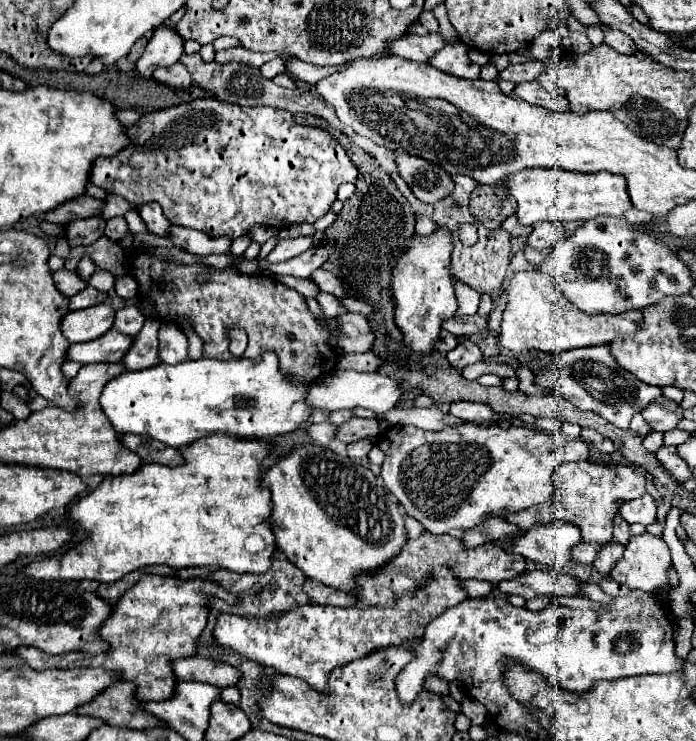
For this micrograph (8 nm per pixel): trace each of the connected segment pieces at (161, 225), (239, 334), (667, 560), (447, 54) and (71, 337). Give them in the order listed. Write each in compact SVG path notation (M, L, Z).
M158 203L142 205L142 207L138 209L138 213L140 213L140 217L144 219L144 223L146 223L146 227L148 227L148 231L150 231L150 233L160 235L160 237L168 235L170 221L164 217L164 213L162 213L162 209L160 209L160 205L158 205Z
M228 329L228 339L230 339L230 351L240 357L246 349L246 341L248 341L248 335L244 333L244 329Z
M650 533L632 535L624 557L612 569L610 579L644 593L664 593L670 589L666 575L670 567L672 557L664 539Z
M462 43L442 47L430 59L430 65L448 75L460 77L460 79L478 79L480 77L480 65L470 61L470 57L466 55L466 45L462 45Z
M110 303L94 305L82 311L70 311L62 321L62 333L70 343L94 341L106 331L110 331L116 309Z

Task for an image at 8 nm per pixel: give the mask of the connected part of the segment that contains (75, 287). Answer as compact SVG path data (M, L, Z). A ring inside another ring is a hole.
M68 269L56 271L54 283L56 283L58 291L62 291L66 297L72 297L72 295L76 295L88 287L88 283L82 277L78 277L76 271L68 271Z

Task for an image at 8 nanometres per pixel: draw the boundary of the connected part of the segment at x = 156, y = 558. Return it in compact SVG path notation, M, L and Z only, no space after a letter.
M210 435L206 439L200 439L192 445L186 447L184 457L186 463L178 465L178 467L166 467L166 465L142 465L136 473L132 475L118 475L118 477L104 477L104 481L90 491L88 495L84 495L82 499L78 499L76 505L70 507L70 519L74 521L74 525L82 527L88 531L88 539L84 539L82 543L78 543L76 547L72 547L68 553L64 553L62 557L50 557L50 559L42 559L38 563L32 563L26 567L26 575L34 577L34 579L74 579L74 581L82 581L82 579L98 579L102 583L112 583L122 579L126 573L132 573L136 569L144 569L144 565L168 565L172 569L184 569L184 567L204 567L204 565L218 565L222 569L230 569L236 573L266 573L272 565L272 555L276 551L276 541L274 541L274 533L272 533L272 525L270 525L270 511L272 511L272 501L270 501L270 491L268 487L262 485L260 479L260 469L262 469L262 461L268 457L268 453L272 451L272 443L266 439L260 441L244 441L244 439L236 439L236 437L224 437L224 435Z

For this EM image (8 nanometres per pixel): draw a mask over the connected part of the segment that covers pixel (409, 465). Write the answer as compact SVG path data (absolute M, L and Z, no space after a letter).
M414 425L388 427L376 437L376 447L386 455L382 463L382 481L404 505L406 515L420 521L426 531L440 535L452 529L472 529L488 517L506 517L520 509L544 503L554 492L552 473L560 463L586 461L588 445L580 439L566 439L560 435L546 435L528 427L502 429L496 425L458 425L444 431L424 431Z

